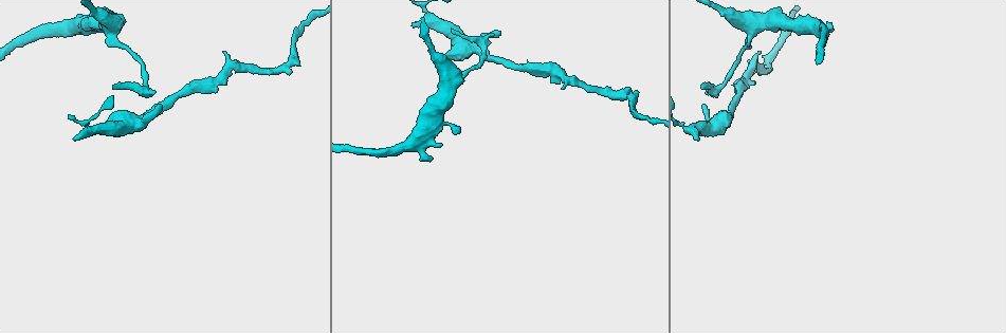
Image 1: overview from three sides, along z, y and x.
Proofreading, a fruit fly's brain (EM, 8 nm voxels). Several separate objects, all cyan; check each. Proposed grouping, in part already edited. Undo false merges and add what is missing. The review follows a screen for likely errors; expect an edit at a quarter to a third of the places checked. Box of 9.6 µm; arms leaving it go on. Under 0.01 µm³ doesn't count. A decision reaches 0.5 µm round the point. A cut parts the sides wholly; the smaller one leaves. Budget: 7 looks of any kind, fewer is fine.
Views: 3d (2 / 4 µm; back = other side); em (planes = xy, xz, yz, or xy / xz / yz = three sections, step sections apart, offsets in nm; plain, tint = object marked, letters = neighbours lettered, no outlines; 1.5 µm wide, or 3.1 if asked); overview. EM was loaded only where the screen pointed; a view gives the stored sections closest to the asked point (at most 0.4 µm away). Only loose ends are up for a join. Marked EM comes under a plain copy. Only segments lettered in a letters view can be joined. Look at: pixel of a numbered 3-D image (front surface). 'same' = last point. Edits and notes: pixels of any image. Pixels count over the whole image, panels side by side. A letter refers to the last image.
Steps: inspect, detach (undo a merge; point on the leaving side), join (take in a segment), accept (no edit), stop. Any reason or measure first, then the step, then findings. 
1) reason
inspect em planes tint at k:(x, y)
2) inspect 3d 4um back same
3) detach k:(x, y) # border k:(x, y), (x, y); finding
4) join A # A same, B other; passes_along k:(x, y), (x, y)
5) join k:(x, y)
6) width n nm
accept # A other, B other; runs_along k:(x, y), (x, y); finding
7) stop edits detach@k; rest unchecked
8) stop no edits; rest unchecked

free end
inspect 3d 2um at 1:(695, 139)

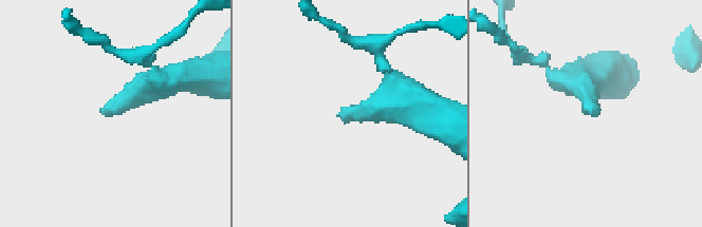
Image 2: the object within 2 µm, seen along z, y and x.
now the EM
inspect em planes letters at 2:(591, 111)

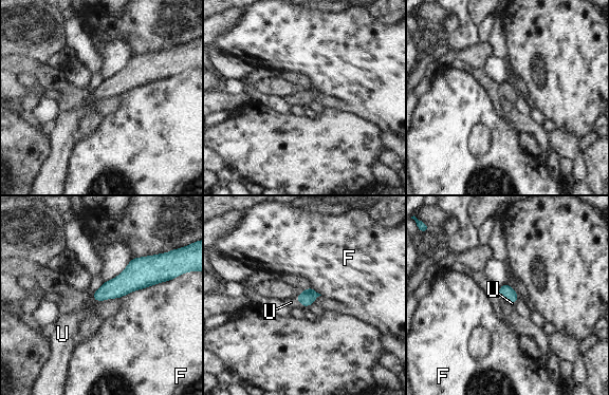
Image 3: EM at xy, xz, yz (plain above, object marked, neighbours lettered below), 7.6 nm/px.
longest_contact F 420 nm
join U # F other, U same; passes_along 3:(309, 296), (299, 301), (291, 302); it goes on there

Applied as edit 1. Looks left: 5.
inspect overview

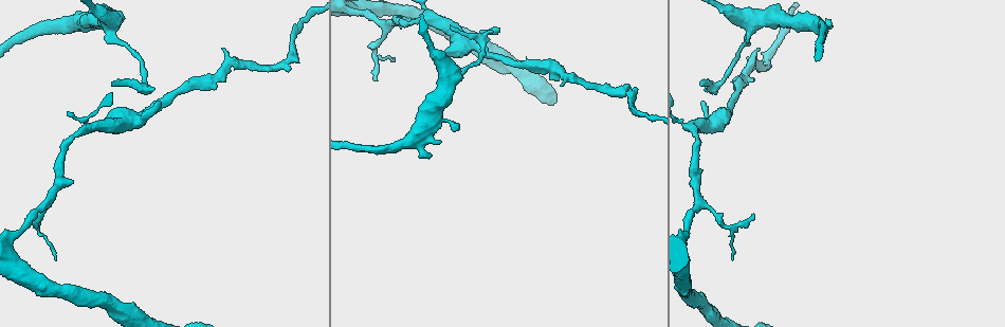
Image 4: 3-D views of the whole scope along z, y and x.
free end
inspect em planes letters at 4:(450, 26)

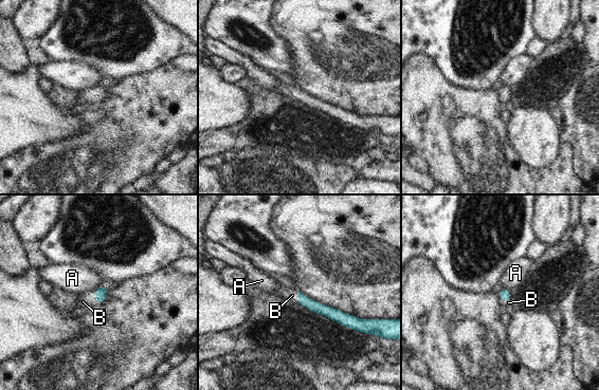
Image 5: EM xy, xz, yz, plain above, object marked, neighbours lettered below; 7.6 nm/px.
width 80 nm
join B # A other, B same; it goes on there

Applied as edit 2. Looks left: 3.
inspect 3d 2um at 4:(632, 95)

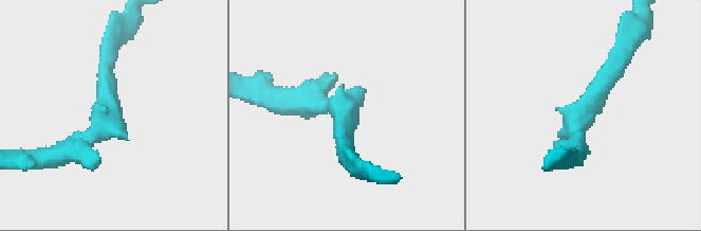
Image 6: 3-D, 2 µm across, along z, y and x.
arm_widths 170, 190 nm; shape alone is not enough
inspect em xy step 4 letters at 6:(341, 106)

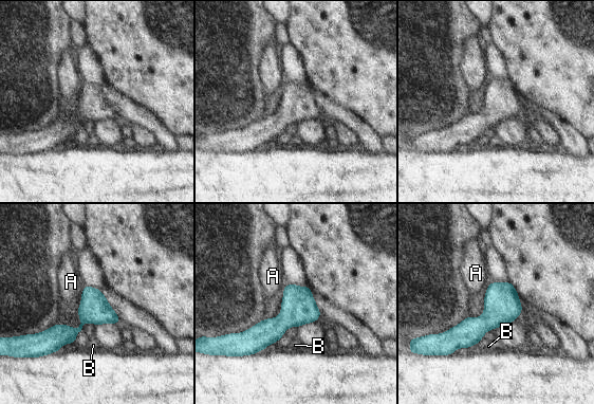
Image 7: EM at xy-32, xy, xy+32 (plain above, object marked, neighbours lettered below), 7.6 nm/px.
accept # A other, B other; runs_along 7:(116, 319), (88, 317), (69, 334), (39, 336); one cell here

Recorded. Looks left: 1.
stop edits join@3, join@5; rest unchecked

